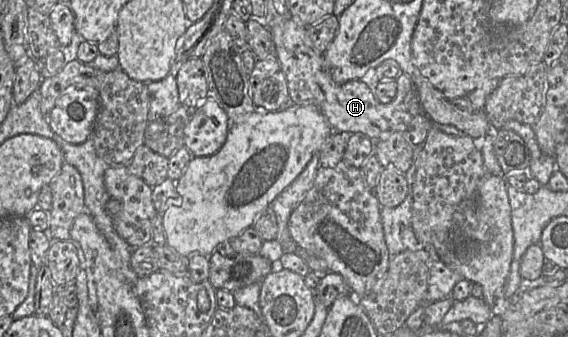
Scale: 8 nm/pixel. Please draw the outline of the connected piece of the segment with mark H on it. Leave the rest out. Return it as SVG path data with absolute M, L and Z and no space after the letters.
M290 18L283 27L275 27L272 34L275 55L287 80L289 104L316 106L334 132L363 133L373 141L387 139L392 133L401 132L412 146L425 142L434 123L423 110L418 90L405 72L401 71L395 79L396 97L388 104L380 103L362 80L337 84L325 65L323 54L316 53L312 48L306 27Z

